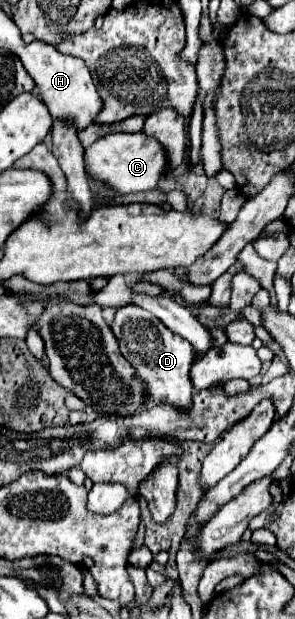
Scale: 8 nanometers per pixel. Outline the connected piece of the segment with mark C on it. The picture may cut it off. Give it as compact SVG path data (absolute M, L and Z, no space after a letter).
M115 132L99 138L89 148L85 148L85 164L87 164L85 166L87 174L95 182L107 184L119 194L129 194L129 192L143 192L157 188L159 178L165 172L167 158L161 144L155 138L147 136L145 132L135 132L135 134Z

